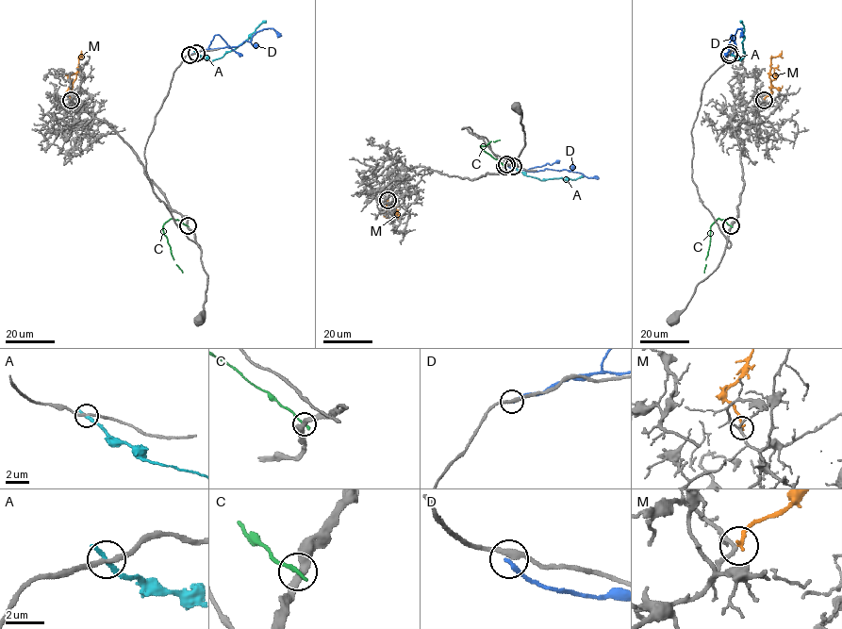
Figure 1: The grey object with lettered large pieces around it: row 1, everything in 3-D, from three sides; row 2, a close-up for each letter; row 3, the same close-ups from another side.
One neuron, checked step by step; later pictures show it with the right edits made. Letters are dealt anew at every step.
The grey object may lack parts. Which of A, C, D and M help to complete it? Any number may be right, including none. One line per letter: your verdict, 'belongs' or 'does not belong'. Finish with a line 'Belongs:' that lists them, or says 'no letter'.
A: does not belong
C: does not belong
D: does not belong
M: belongs
Belongs: M

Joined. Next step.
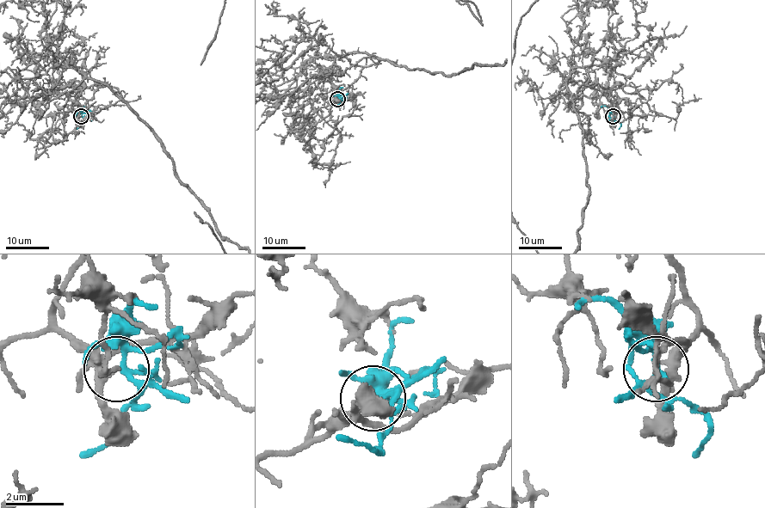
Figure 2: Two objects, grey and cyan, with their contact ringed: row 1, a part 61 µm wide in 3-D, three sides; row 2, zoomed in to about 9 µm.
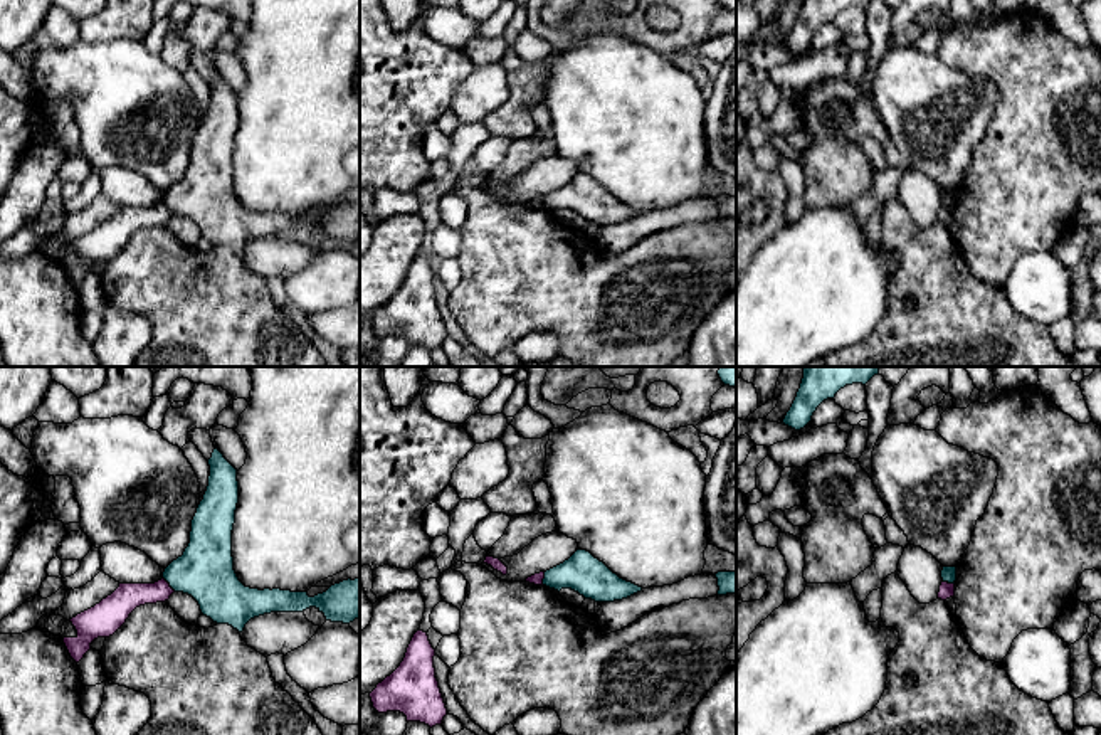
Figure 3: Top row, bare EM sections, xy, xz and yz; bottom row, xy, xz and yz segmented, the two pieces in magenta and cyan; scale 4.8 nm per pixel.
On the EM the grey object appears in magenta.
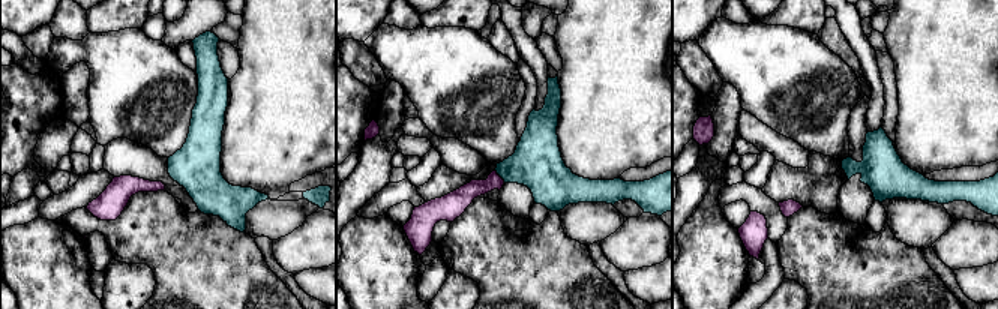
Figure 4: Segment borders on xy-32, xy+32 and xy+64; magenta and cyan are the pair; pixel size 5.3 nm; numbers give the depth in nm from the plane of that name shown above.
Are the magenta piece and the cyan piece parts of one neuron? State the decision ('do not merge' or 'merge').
do not merge

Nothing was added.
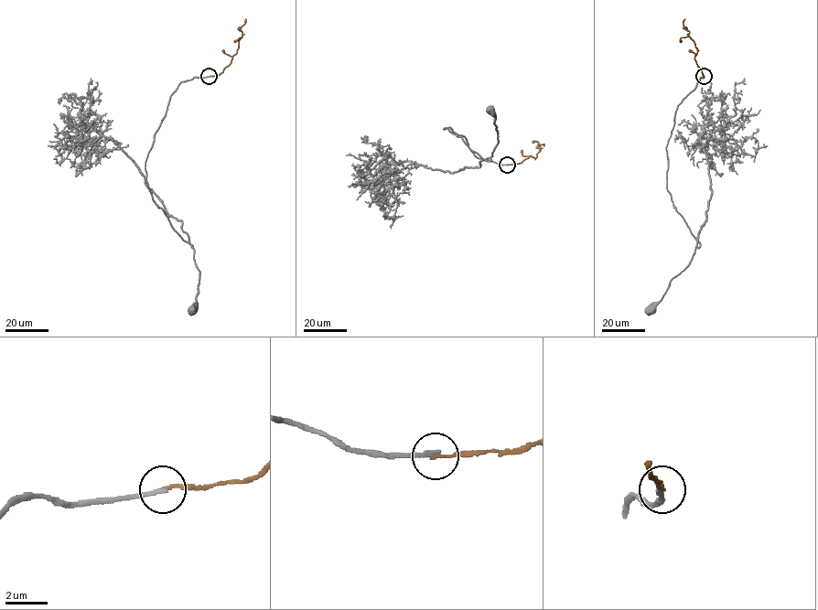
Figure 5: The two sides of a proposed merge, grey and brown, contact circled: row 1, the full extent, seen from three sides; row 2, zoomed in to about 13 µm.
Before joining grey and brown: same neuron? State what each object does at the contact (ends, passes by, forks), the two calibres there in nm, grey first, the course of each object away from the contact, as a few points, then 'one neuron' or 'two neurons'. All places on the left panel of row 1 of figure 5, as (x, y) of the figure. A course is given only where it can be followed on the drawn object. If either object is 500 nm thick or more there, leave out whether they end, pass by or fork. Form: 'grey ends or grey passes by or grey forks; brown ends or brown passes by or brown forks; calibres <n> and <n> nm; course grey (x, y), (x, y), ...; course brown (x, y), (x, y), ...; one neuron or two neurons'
grey ends; brown ends; calibres 200 and 140 nm; course grey (209, 76), (181, 82), (170, 96), (145, 163), (153, 200), (194, 250), (199, 281), (190, 310); course brown (209, 76), (219, 75), (230, 63), (242, 36), (240, 28), (246, 19); two neurons

